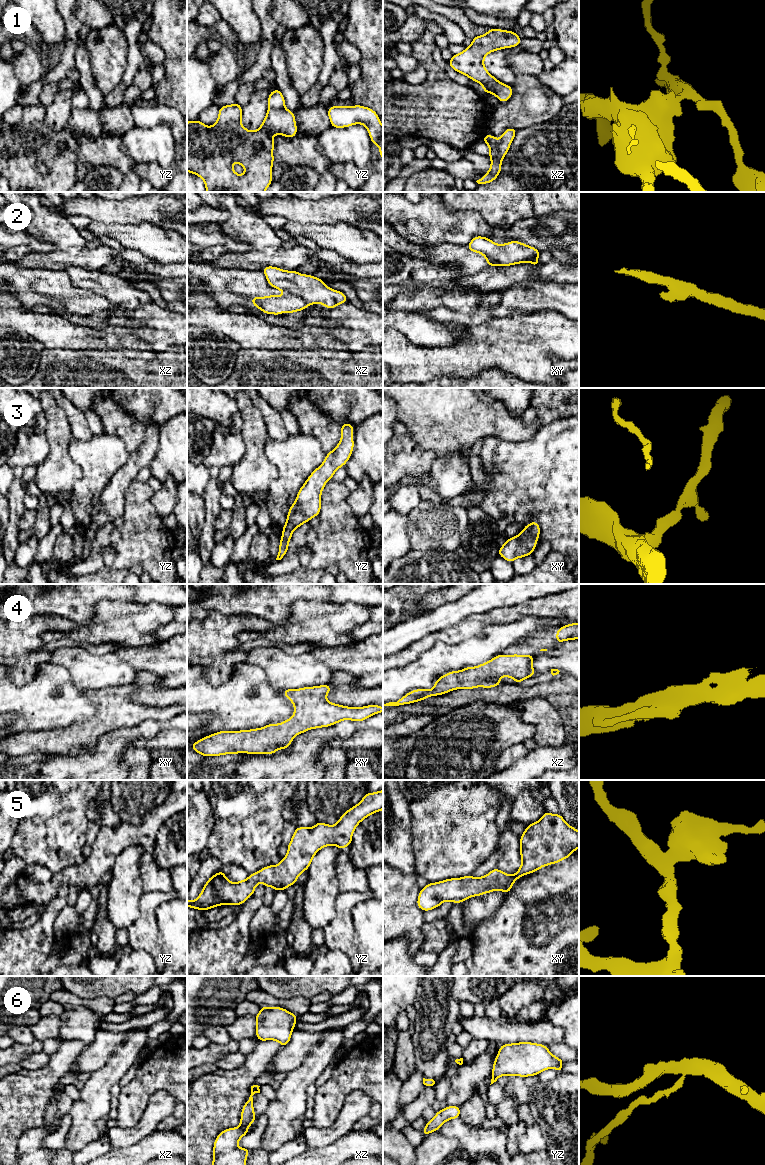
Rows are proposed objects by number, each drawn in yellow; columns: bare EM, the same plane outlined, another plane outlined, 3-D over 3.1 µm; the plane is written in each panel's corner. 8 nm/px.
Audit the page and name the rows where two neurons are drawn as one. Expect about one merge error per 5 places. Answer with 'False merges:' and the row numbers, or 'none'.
False merges: 1, 2, 6

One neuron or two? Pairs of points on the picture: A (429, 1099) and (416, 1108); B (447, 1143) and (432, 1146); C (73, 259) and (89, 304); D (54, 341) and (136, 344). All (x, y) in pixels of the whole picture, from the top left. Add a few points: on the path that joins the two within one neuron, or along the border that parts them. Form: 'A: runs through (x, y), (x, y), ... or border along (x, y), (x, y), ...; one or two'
A: runs through (426, 1099), (419, 1105); one
B: runs through (443, 1146), (436, 1146); one
C: border along (41, 268), (64, 270); two
D: runs through (74, 340), (116, 341); one

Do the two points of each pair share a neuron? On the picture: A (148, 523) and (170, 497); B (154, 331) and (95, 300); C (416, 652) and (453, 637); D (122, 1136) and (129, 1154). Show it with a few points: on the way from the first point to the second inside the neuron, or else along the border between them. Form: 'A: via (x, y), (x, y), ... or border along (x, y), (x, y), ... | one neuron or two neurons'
A: border along (154, 492), (151, 503), (161, 518) | two neurons
B: border along (113, 305), (110, 310), (101, 310), (90, 314) | two neurons
C: via (425, 644), (434, 638), (444, 637) | one neuron
D: border along (146, 1135), (135, 1143), (111, 1149) | two neurons

